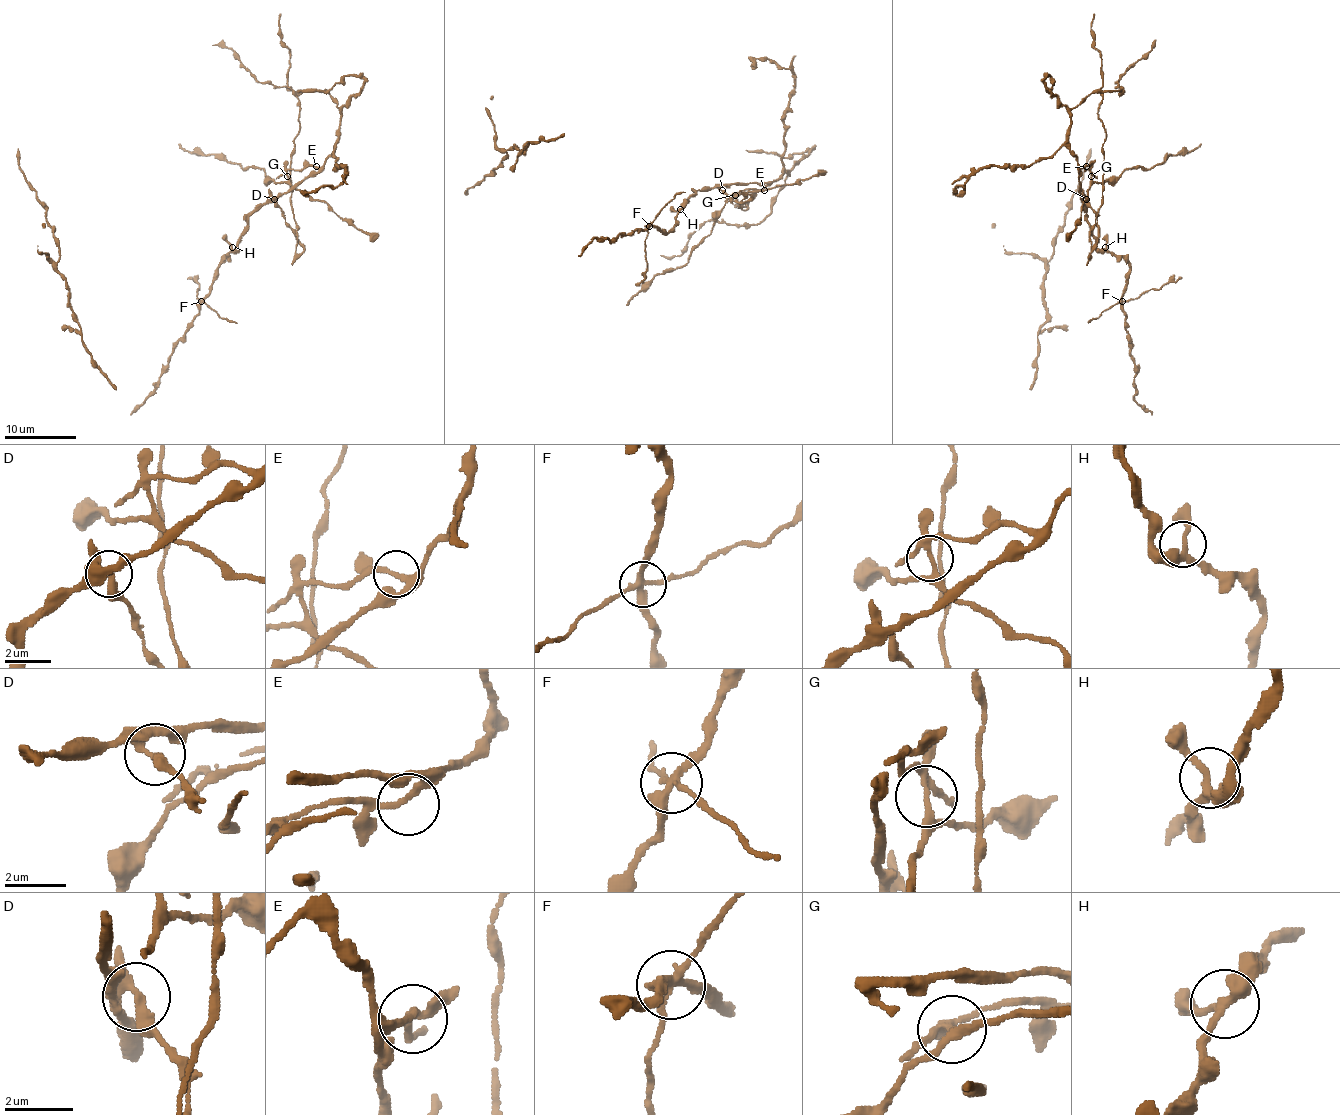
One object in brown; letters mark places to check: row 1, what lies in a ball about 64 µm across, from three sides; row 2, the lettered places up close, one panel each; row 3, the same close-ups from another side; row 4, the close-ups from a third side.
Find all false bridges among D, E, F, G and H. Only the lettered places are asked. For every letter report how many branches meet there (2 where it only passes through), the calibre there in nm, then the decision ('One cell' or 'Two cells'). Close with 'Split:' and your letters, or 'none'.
D: Branches: 3. Thickness 260 nm. Two cells
E: Branches: 2. Thickness 200 nm. One cell
F: Branches: 4. Thickness 280 nm. Two cells
G: Branches: 5. Thickness 200 nm. Two cells
H: Branches: 3. Thickness 220 nm. One cell
Split: D, F, G

